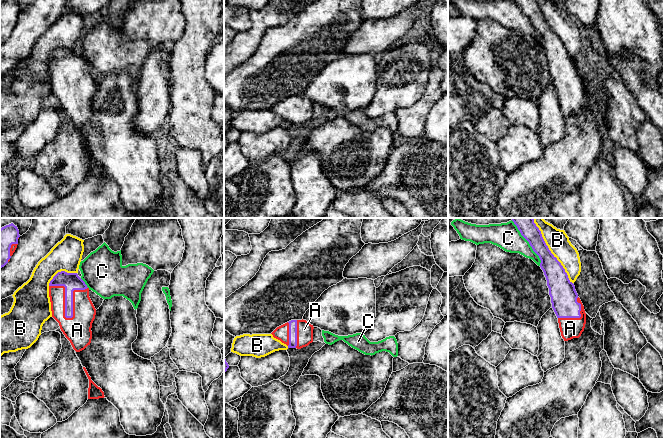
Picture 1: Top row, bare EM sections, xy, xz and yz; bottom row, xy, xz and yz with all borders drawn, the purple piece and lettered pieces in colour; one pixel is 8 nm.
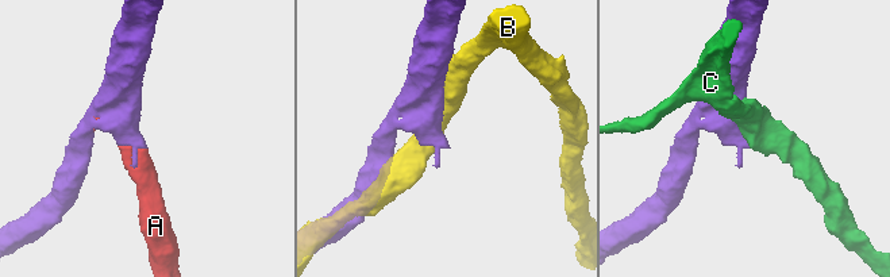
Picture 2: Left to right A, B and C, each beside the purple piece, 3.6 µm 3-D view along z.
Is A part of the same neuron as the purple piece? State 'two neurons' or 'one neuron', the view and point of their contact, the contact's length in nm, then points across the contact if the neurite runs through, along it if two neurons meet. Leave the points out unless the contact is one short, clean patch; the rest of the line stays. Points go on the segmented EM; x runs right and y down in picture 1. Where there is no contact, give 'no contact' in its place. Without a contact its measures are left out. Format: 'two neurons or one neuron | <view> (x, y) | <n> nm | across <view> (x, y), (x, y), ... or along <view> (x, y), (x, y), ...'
one neuron | xy (65, 297) | 320 nm

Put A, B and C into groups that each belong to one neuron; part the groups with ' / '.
A / B / C

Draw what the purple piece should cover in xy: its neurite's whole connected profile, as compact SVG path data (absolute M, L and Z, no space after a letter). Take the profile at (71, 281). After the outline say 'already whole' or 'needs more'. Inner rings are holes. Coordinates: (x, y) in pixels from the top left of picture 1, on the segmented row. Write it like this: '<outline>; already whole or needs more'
M61 271L49 283L49 297L52 317L59 323L61 331L76 352L84 350L91 343L91 328L96 315L89 288L77 273Z; needs more

